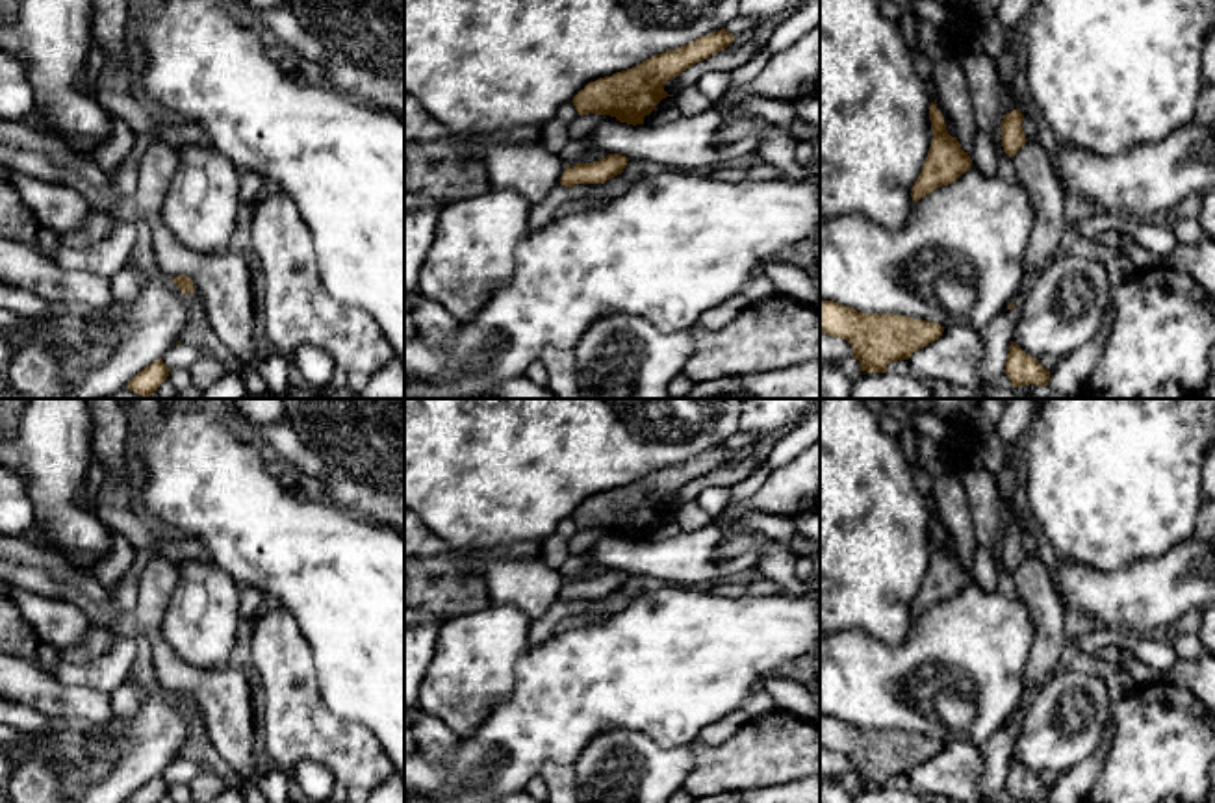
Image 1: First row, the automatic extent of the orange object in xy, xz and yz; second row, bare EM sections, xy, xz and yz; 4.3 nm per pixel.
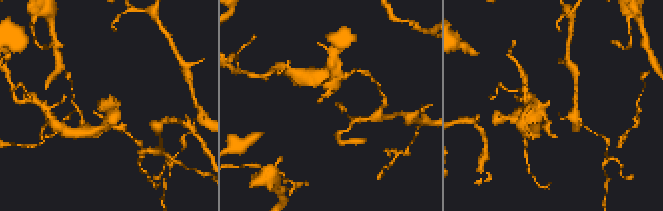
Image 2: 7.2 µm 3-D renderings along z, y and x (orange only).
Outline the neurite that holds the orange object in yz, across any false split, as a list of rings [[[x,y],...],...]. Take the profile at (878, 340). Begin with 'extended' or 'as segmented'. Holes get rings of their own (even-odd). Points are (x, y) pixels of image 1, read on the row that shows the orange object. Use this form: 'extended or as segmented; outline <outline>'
as segmented; outline [[[822,300],[820,332],[846,339],[861,362],[861,371],[887,373],[887,365],[939,339],[944,326],[894,313],[863,313],[850,306]]]

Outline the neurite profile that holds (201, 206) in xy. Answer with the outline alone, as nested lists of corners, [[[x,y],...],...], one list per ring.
[[[176,148],[180,159],[161,204],[161,223],[182,245],[198,254],[228,250],[241,208],[241,174],[213,148]]]

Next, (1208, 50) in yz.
[[[1215,28],[1202,46],[1202,85],[1215,85]]]

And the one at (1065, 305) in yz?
[[[1063,250],[1033,276],[1013,341],[1031,358],[1067,356],[1096,336],[1111,289],[1100,256],[1076,258]]]

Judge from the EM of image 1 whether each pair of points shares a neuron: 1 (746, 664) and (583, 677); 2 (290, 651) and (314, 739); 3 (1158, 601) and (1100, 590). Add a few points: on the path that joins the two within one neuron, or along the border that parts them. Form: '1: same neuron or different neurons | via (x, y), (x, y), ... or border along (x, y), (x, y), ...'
1: same neuron | via (705, 664), (624, 670)
2: same neuron | via (288, 674), (294, 716)
3: same neuron | via (1143, 596), (1115, 596)

